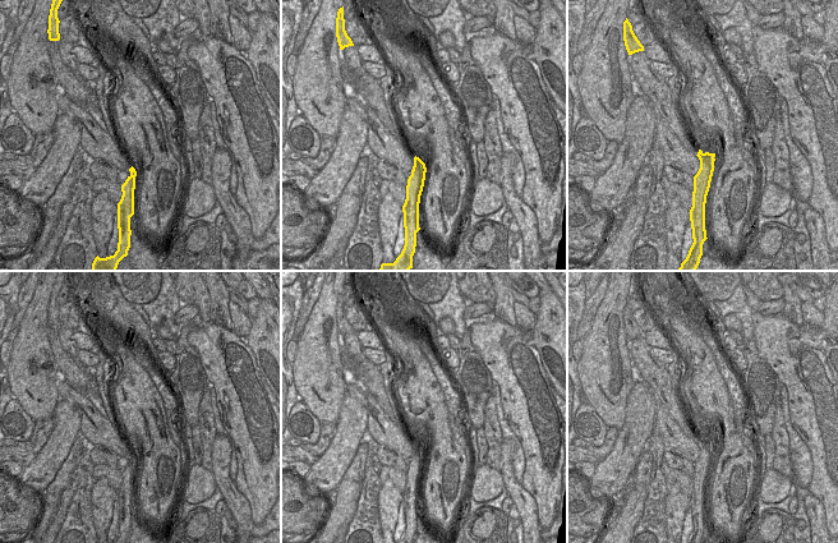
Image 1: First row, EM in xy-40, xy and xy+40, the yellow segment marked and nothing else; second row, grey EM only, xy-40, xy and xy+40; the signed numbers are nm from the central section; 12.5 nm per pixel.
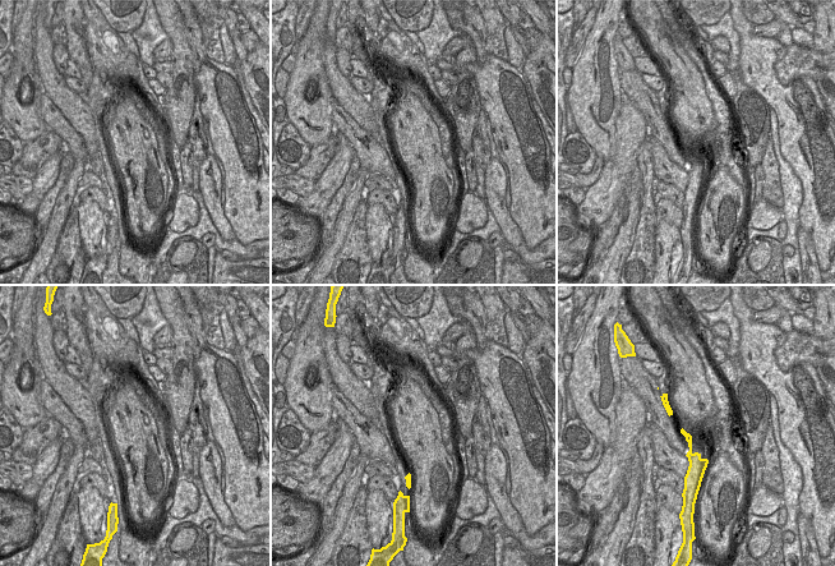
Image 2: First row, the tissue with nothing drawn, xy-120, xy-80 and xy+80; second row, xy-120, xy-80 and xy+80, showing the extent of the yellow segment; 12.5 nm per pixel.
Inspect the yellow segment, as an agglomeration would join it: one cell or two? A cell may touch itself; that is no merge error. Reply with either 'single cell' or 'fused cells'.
fused cells

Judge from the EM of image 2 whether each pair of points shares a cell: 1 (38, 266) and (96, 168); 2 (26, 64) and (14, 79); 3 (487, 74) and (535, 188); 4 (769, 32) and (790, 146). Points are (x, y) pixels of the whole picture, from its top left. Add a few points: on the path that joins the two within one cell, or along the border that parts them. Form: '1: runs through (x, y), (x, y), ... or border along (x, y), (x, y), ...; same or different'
1: border along (74, 159), (82, 159), (86, 162), (84, 170); different
2: runs through (22, 68), (17, 76); same
3: runs through (501, 102), (515, 132), (522, 160); same
4: border along (752, 26), (752, 32), (756, 36), (775, 38); different

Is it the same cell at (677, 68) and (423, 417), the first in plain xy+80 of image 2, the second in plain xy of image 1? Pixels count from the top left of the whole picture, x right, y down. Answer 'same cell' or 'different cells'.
same cell

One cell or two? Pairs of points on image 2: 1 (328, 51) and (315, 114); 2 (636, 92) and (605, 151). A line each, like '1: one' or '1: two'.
1: two
2: two

